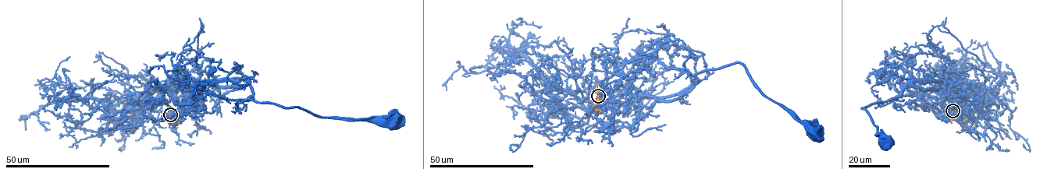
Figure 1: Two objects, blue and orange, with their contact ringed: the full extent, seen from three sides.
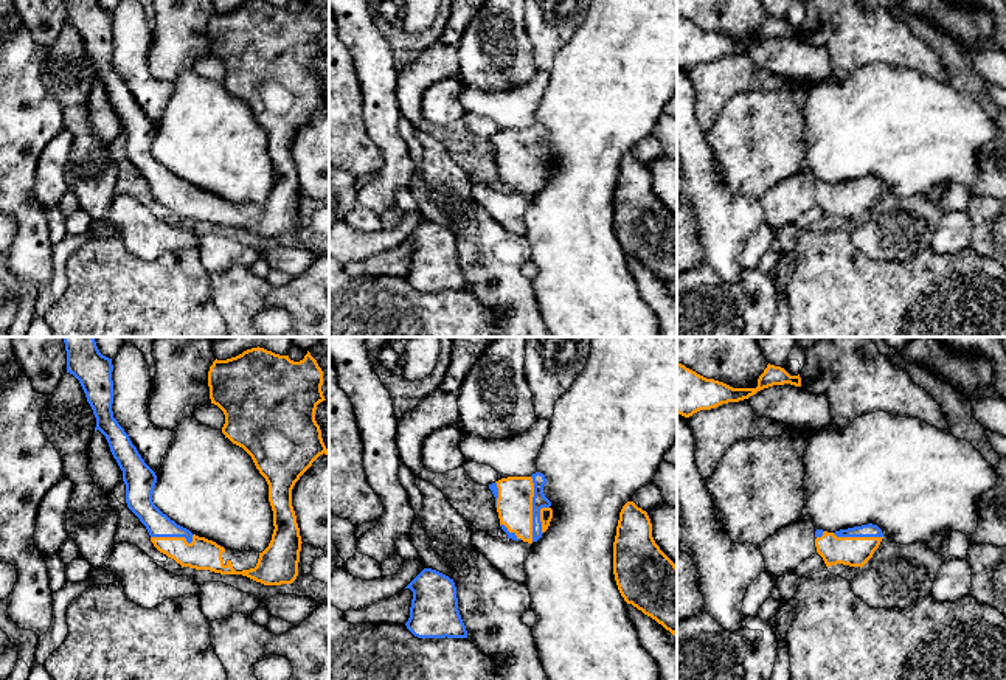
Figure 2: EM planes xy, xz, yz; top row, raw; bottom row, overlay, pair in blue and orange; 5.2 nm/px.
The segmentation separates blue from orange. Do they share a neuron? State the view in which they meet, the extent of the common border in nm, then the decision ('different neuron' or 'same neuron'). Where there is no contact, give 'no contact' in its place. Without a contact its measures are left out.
meets blue in xz; contact 340 nm long; same neuron

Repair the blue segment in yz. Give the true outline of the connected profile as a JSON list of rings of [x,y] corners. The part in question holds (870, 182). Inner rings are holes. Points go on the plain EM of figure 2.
[[[868,175],[835,185],[815,183],[817,205],[826,219],[843,216],[863,219],[879,200],[883,185],[877,177]]]

